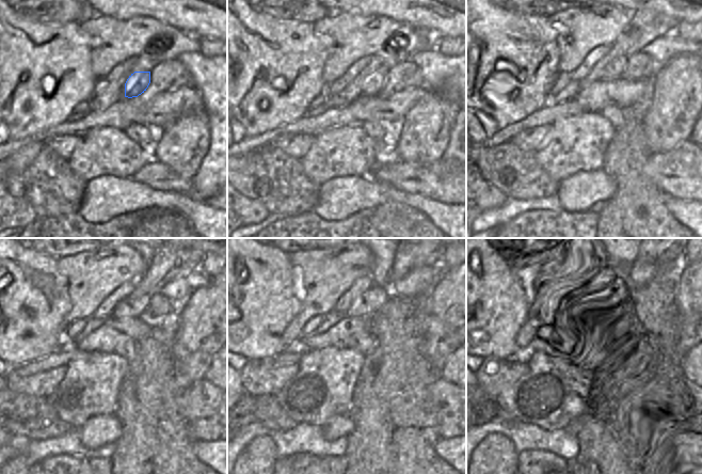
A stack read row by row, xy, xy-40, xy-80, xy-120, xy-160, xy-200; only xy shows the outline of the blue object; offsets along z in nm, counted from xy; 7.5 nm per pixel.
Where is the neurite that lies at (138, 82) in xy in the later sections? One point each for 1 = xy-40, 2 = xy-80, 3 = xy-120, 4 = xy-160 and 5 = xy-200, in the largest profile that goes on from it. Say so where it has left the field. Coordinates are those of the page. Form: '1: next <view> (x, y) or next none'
1: next xy-40 (373, 83)
2: next xy-80 (612, 65)
3: next xy-120 (134, 305)
4: next xy-160 (365, 305)
5: next xy-200 (602, 301)

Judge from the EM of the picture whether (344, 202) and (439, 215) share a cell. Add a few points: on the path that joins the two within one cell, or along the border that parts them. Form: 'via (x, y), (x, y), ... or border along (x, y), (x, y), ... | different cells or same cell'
via (367, 195), (399, 195), (415, 201) | same cell

